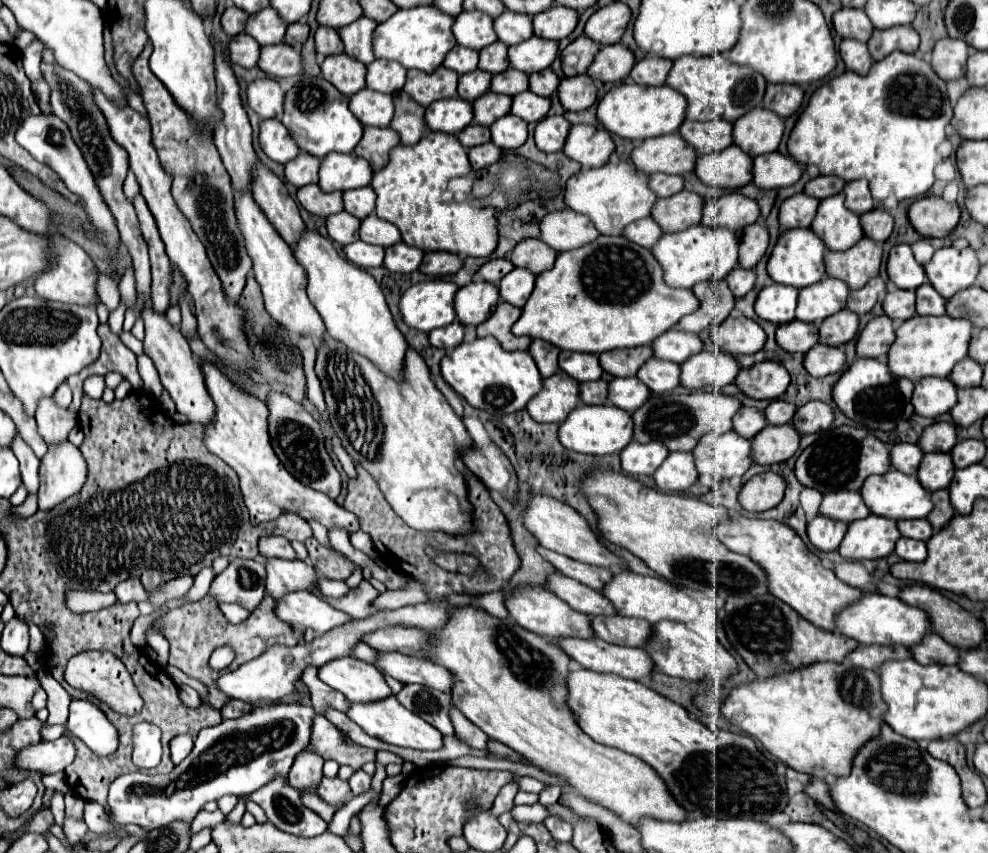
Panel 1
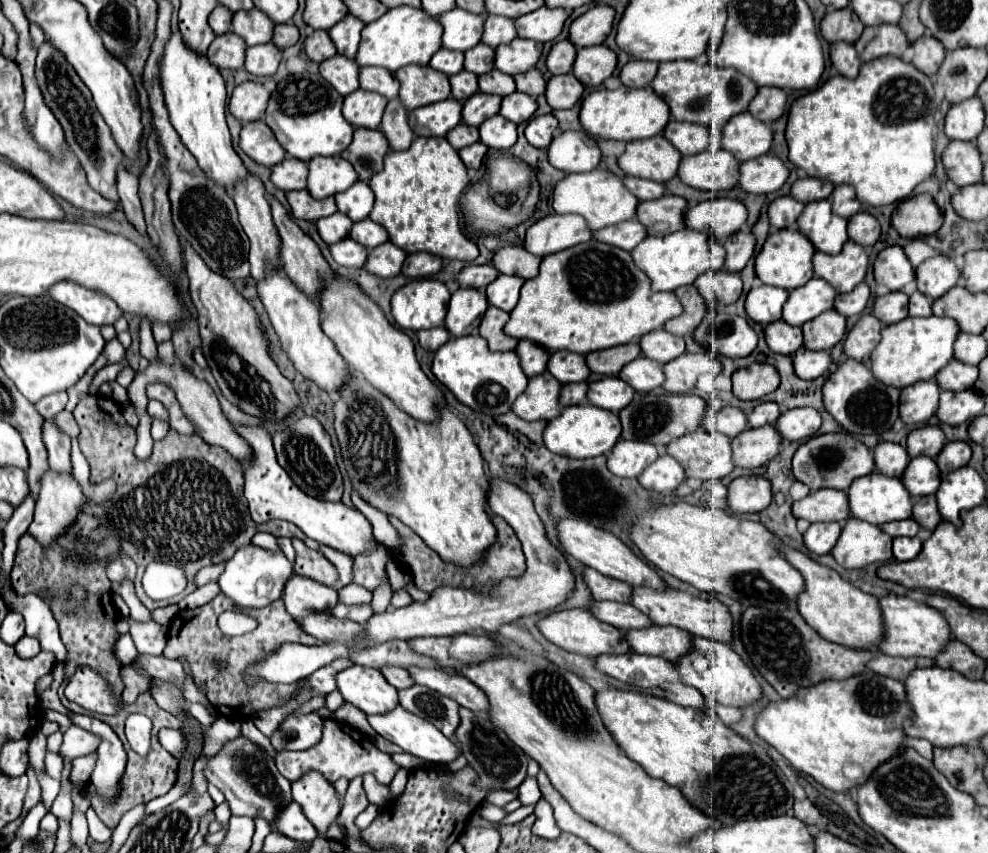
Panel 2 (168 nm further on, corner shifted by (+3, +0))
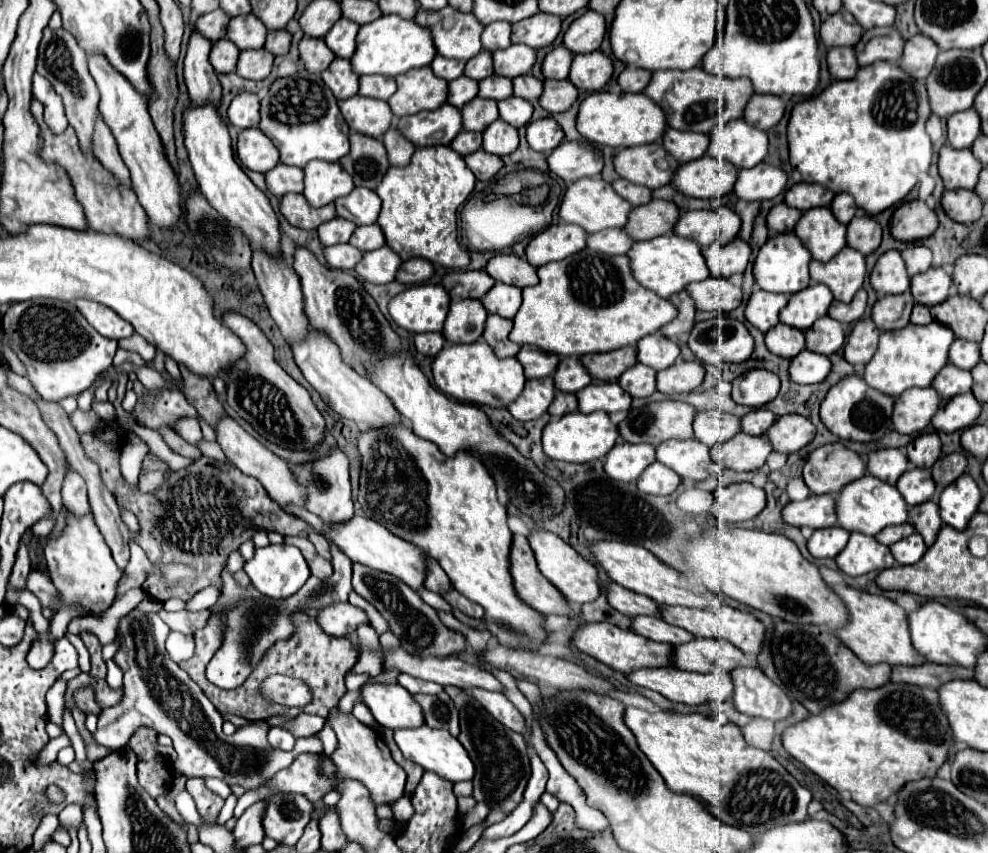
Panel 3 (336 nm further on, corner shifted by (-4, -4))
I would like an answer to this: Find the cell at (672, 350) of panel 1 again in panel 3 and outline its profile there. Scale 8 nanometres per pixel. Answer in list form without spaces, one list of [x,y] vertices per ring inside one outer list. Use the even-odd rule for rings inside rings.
[[[654,332],[644,336],[638,342],[638,362],[654,368],[664,370],[674,364],[674,360],[680,356],[680,348],[674,340],[662,336],[662,332]]]

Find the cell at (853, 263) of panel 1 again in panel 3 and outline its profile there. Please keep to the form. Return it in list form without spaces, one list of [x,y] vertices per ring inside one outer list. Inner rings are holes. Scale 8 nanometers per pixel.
[[[846,246],[830,262],[812,260],[810,276],[812,282],[826,284],[836,300],[848,304],[862,288],[862,282],[866,278],[866,260],[858,250]]]

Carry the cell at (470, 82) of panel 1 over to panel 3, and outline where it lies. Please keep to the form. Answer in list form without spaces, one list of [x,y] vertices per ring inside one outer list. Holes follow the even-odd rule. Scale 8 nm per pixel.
[[[460,76],[452,82],[448,82],[448,104],[462,108],[474,96],[478,96],[478,82],[476,80],[470,80],[468,76]]]

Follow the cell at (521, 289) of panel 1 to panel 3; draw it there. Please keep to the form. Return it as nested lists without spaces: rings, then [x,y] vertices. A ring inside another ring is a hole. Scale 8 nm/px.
[[[496,282],[494,288],[484,296],[484,306],[490,314],[502,318],[514,318],[522,304],[522,290],[518,286]]]

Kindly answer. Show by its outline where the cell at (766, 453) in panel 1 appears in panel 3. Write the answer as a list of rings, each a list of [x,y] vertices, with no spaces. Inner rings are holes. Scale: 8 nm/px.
[[[740,432],[732,440],[722,442],[720,452],[726,468],[736,472],[754,472],[764,466],[768,454],[772,452],[772,444],[766,436],[746,436]]]

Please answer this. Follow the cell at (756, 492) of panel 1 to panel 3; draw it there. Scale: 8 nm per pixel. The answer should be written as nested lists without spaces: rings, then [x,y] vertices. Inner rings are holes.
[[[750,482],[730,484],[714,492],[712,516],[720,524],[744,522],[758,516],[758,512],[762,512],[764,506],[766,506],[766,494],[762,488],[756,488]]]

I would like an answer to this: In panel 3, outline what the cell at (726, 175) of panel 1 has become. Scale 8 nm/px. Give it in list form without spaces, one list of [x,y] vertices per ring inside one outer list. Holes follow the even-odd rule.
[[[706,154],[682,164],[672,184],[692,198],[718,198],[734,190],[734,180],[738,180],[738,168],[734,164]]]

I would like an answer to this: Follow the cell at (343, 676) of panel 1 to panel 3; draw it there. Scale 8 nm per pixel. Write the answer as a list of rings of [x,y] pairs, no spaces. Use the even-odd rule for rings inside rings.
[[[372,678],[360,688],[362,702],[384,728],[414,728],[424,724],[422,708],[400,684],[380,684]]]

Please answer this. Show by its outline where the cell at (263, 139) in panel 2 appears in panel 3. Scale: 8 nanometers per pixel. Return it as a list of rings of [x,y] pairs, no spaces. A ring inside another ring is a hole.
[[[248,128],[238,134],[236,152],[240,162],[248,170],[256,170],[266,174],[270,168],[274,168],[278,160],[278,150],[270,142],[270,138],[260,128]]]

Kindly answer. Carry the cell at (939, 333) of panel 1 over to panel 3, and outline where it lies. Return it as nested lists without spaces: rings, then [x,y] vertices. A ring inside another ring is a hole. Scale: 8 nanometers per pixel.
[[[936,320],[926,326],[908,324],[906,328],[900,330],[882,332],[878,350],[872,356],[872,360],[866,364],[862,378],[866,380],[868,386],[878,388],[888,396],[900,396],[904,390],[912,386],[926,388],[932,384],[936,374],[948,364],[948,350],[954,340],[956,340],[954,332],[950,332],[950,328],[946,328]]]

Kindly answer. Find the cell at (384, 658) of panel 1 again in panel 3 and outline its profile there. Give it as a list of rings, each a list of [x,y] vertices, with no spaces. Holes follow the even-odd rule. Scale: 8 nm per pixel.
[[[466,688],[464,692],[468,696],[472,696],[474,700],[478,700],[486,708],[486,712],[492,714],[506,728],[520,732],[520,734],[526,732],[526,724],[524,724],[522,714],[514,708],[514,704],[502,692],[486,692],[482,688]]]

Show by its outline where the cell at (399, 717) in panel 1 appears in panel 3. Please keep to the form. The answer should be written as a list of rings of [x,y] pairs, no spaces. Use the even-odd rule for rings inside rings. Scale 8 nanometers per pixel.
[[[426,724],[418,726],[418,728],[400,728],[400,730],[394,730],[394,740],[396,740],[398,748],[404,752],[404,758],[420,764],[424,770],[436,772],[438,776],[442,776],[450,782],[472,780],[472,776],[474,776],[474,764],[472,764],[468,752],[446,730],[434,730]]]

